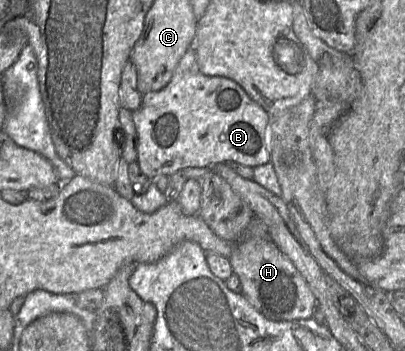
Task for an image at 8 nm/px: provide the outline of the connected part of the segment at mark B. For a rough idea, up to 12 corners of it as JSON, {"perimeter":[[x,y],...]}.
{"perimeter":[[189,48],[132,114],[138,164],[270,161],[269,114]]}

